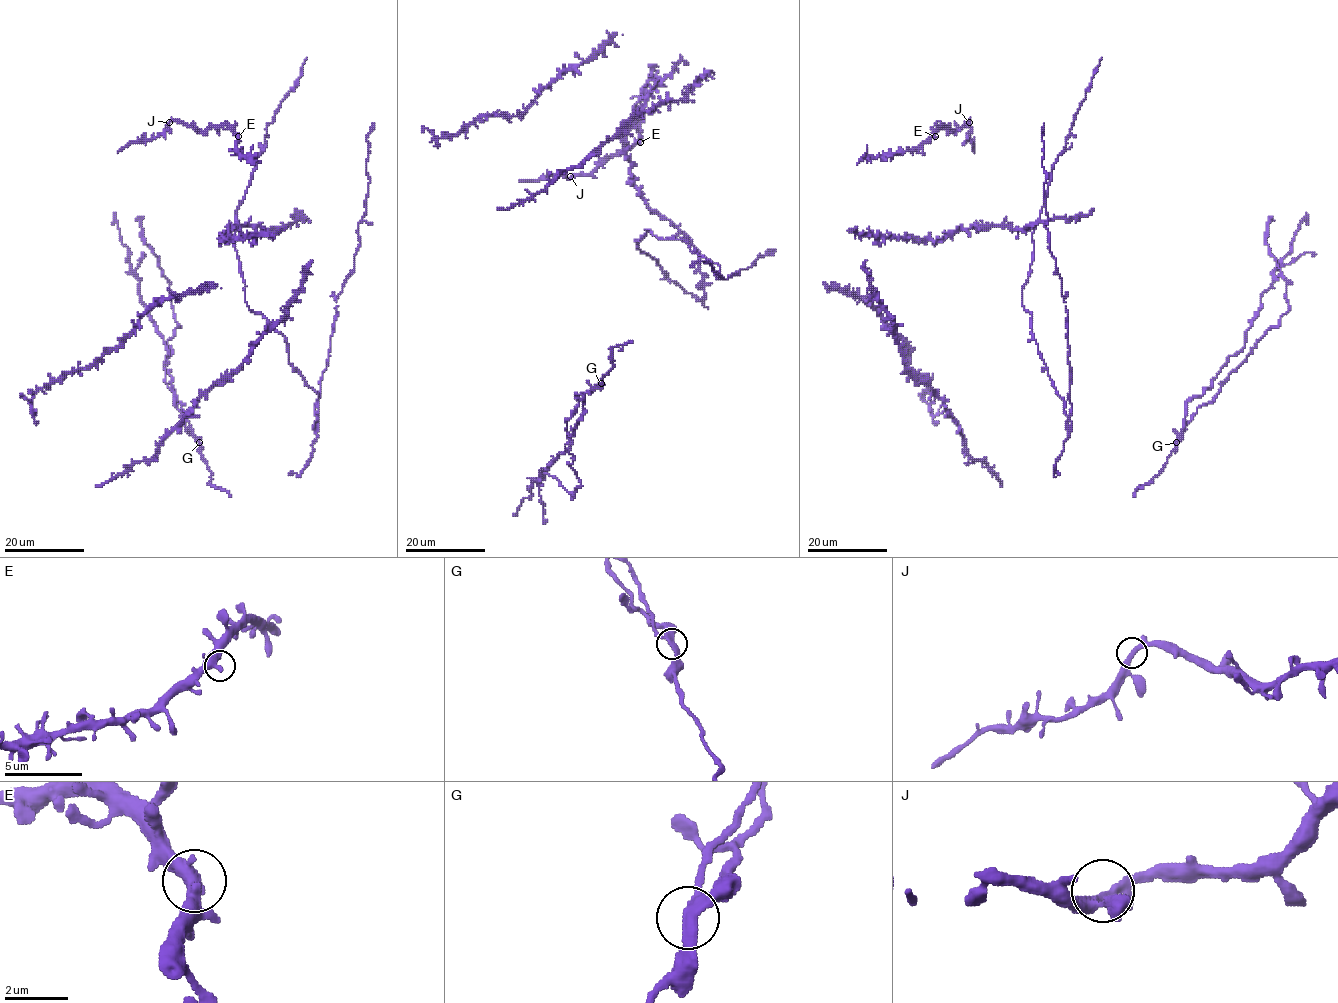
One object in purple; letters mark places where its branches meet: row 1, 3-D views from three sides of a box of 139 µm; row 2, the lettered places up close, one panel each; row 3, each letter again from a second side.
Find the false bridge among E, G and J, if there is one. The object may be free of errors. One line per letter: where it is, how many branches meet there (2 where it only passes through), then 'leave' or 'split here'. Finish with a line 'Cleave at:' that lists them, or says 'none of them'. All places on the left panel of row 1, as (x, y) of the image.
E: place (238, 136); branches 3; leave
G: place (199, 442); branches 3; split here
J: place (169, 122); branches 3; leave
Cleave at: G

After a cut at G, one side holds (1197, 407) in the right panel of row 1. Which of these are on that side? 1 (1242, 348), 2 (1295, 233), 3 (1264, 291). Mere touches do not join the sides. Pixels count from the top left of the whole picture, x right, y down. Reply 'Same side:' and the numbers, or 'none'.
Same side: none

